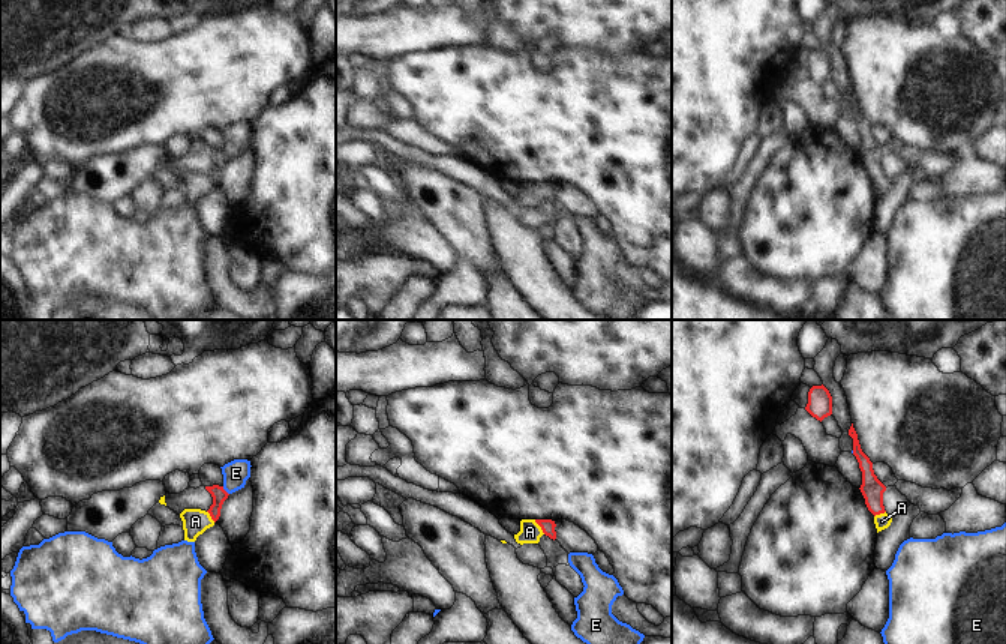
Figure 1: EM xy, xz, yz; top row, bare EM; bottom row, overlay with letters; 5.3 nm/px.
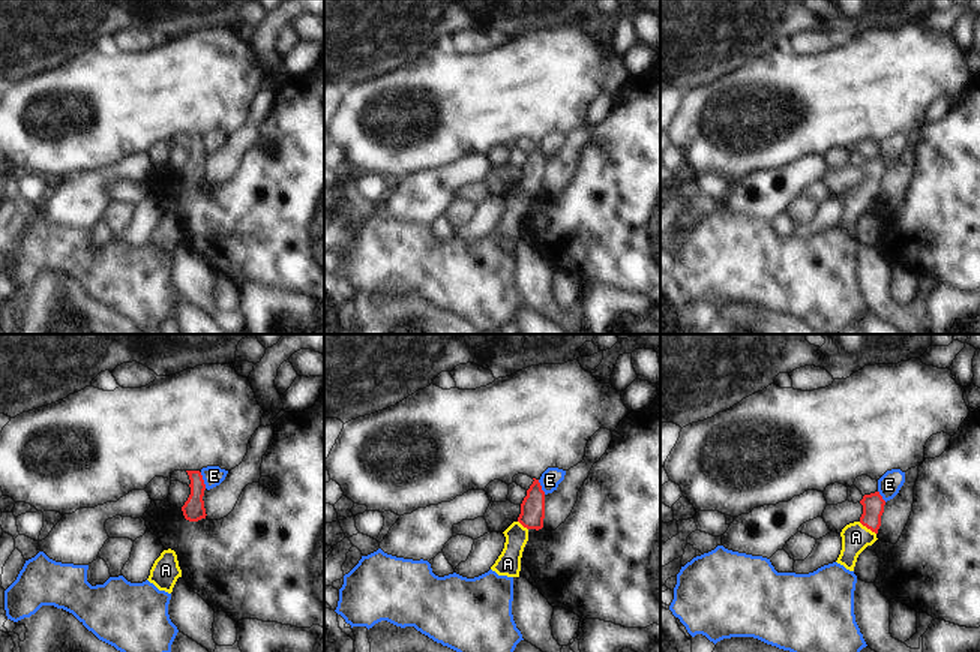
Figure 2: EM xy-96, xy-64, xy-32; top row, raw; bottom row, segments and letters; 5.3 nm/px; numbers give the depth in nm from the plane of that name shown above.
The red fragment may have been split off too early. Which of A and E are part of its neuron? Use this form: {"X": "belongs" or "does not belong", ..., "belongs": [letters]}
{"A": "belongs", "E": "does not belong", "belongs": ["A"]}

